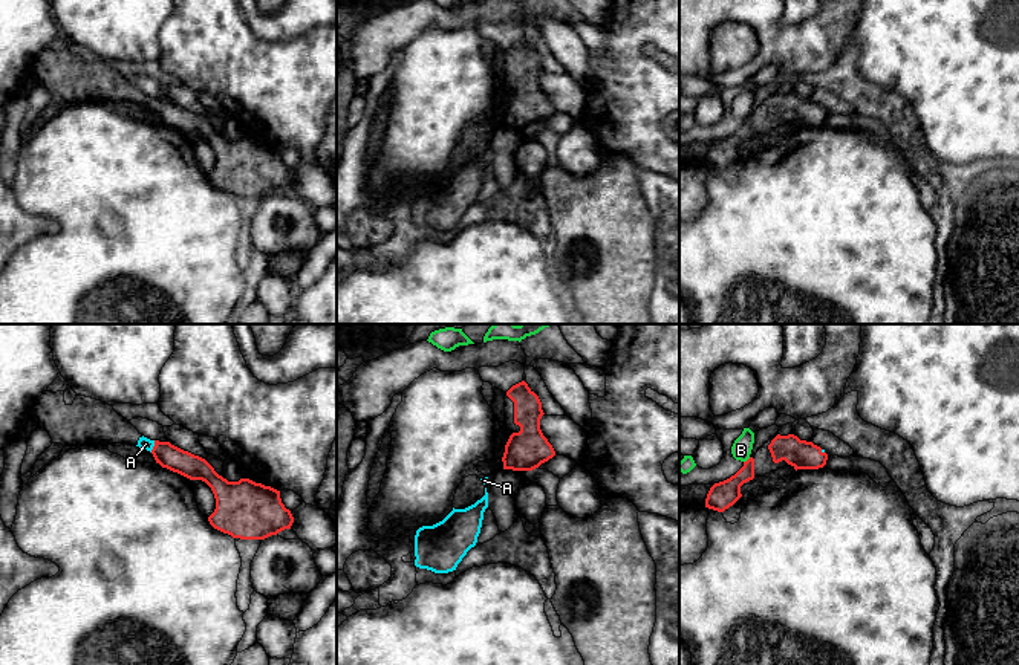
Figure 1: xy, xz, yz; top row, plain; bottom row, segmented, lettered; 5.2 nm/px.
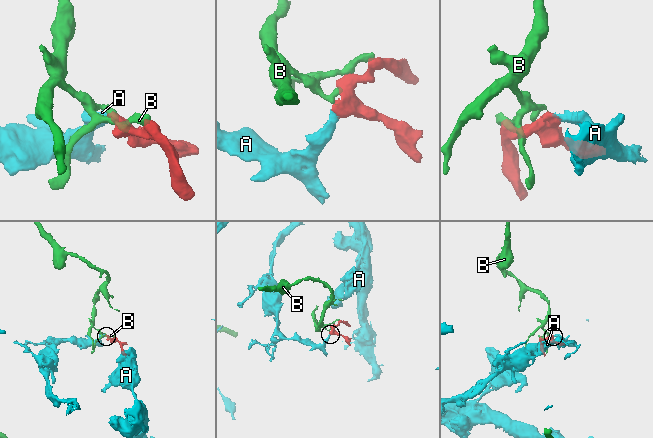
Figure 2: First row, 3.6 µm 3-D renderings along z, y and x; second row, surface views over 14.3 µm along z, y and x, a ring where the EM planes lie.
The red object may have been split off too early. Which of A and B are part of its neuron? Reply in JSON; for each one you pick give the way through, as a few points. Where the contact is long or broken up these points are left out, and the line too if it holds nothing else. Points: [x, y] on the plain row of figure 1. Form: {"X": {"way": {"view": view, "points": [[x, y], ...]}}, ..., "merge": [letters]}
{"A": {"way": {"view": "xy", "points": [[169, 113], [153, 104], [146, 101]]}}, "merge": ["A"]}

